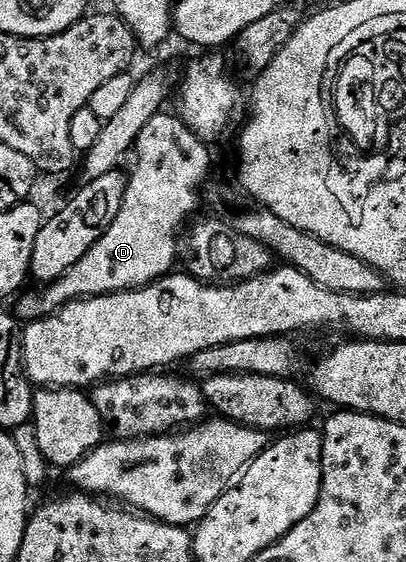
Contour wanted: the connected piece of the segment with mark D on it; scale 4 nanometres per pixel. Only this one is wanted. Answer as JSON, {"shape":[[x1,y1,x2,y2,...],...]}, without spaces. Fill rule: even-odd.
{"shape":[[160,114,151,118,137,138,137,169,128,177,129,185,119,218,111,222,107,234,103,234,103,238,99,238,99,242,95,242,95,246,91,246,91,250,67,270,67,274,44,285,40,289,42,292,26,291,16,301,16,315,25,322,42,320,74,300,110,296,113,292,132,292,170,275,174,271,173,263,179,260,179,237,186,227,185,219,203,204,203,189,213,168,209,148,206,141,199,139,185,125,180,115]]}

